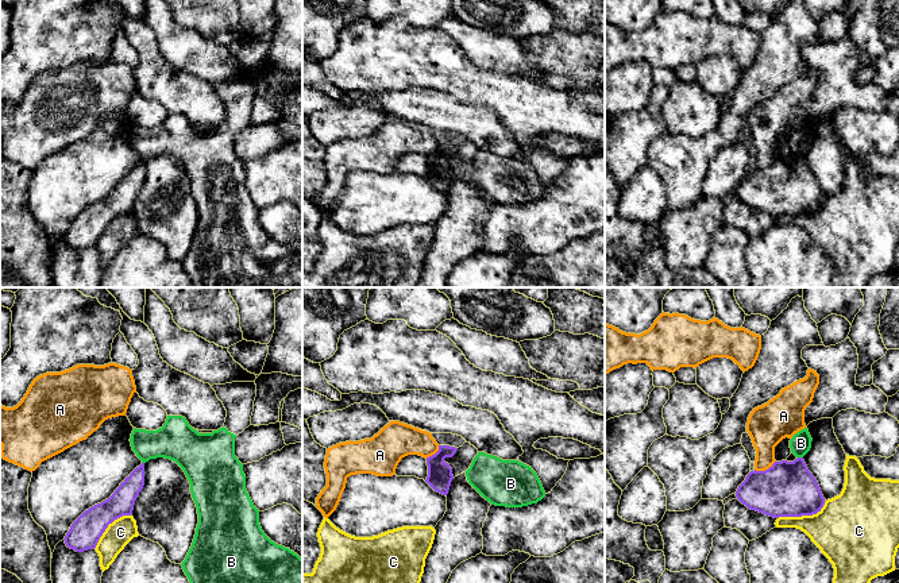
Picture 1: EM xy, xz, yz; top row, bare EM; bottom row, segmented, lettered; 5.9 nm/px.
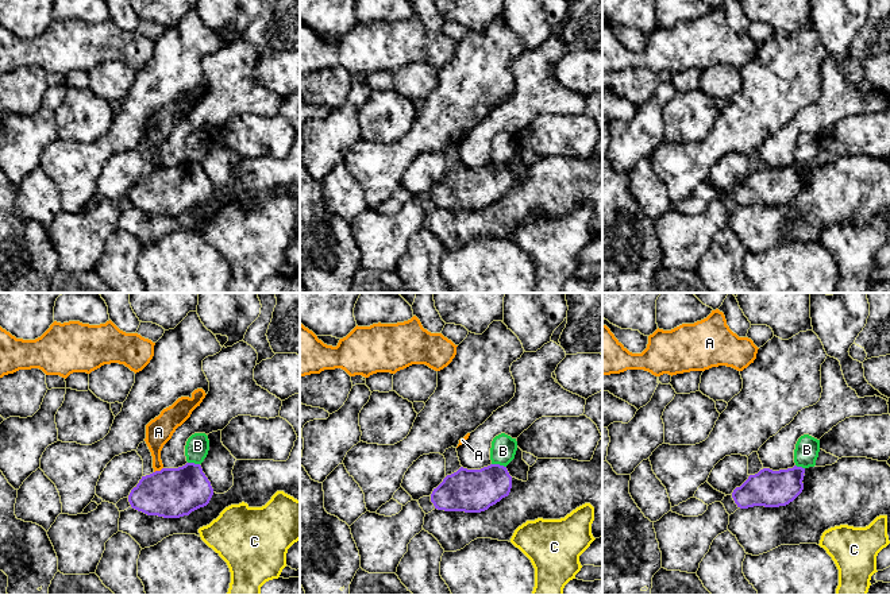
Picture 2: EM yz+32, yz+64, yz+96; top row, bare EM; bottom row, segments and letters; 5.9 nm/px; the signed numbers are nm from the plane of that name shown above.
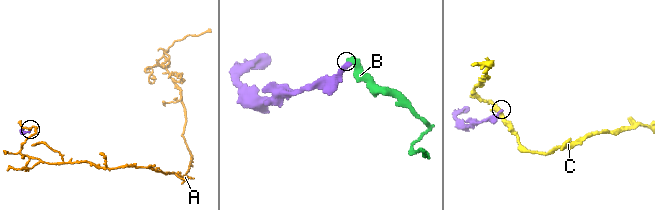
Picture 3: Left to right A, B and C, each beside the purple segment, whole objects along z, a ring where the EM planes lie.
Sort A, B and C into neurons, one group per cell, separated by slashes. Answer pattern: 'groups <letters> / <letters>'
groups A / B / C

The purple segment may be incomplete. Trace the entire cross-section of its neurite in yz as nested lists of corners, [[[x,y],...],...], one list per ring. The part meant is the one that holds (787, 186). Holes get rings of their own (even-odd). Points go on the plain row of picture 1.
[[[803,155],[775,159],[765,169],[751,169],[736,194],[748,206],[773,216],[813,213],[825,202],[818,179]]]

